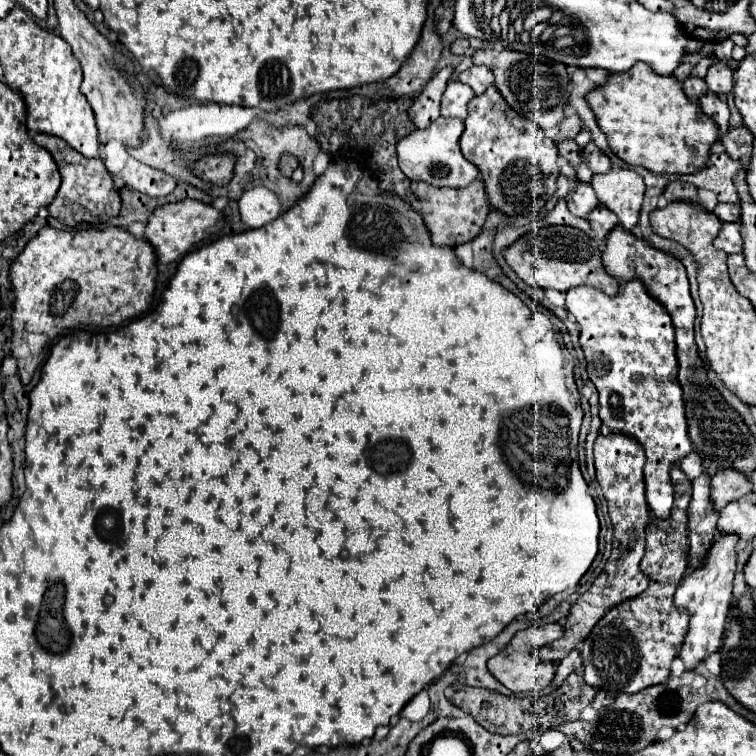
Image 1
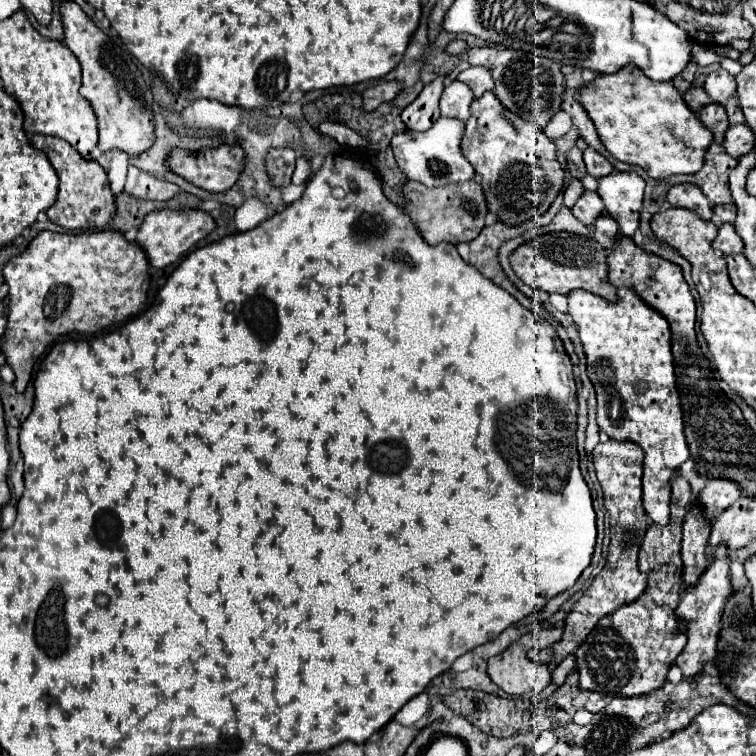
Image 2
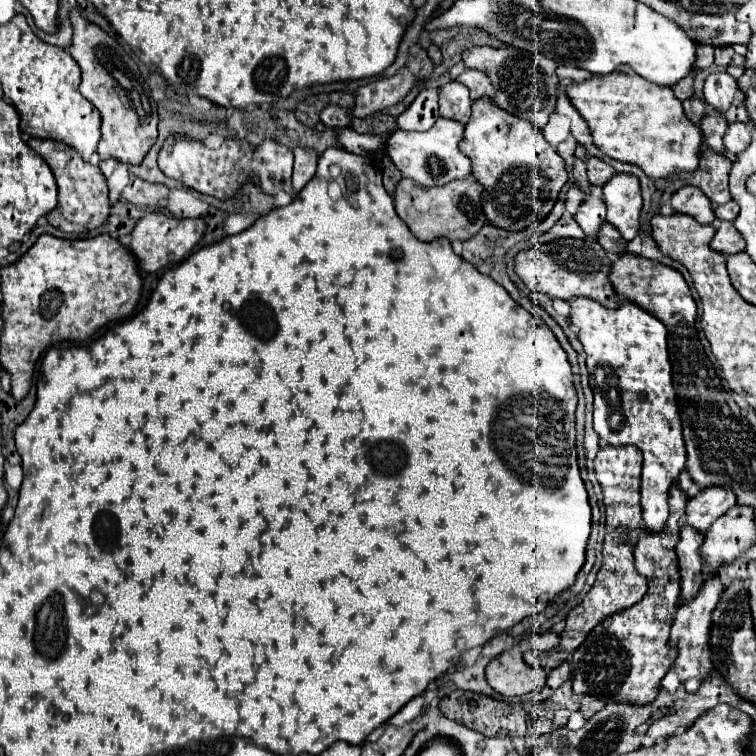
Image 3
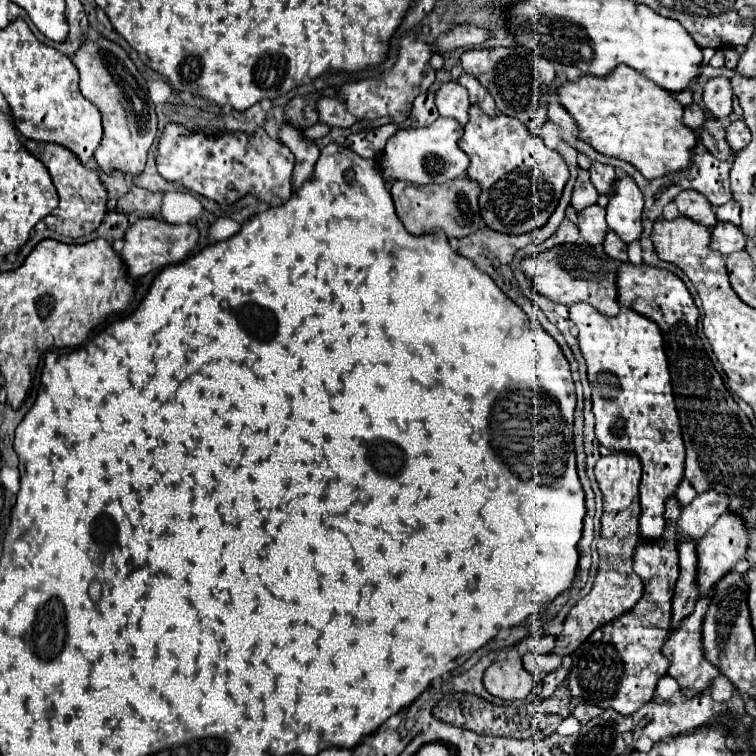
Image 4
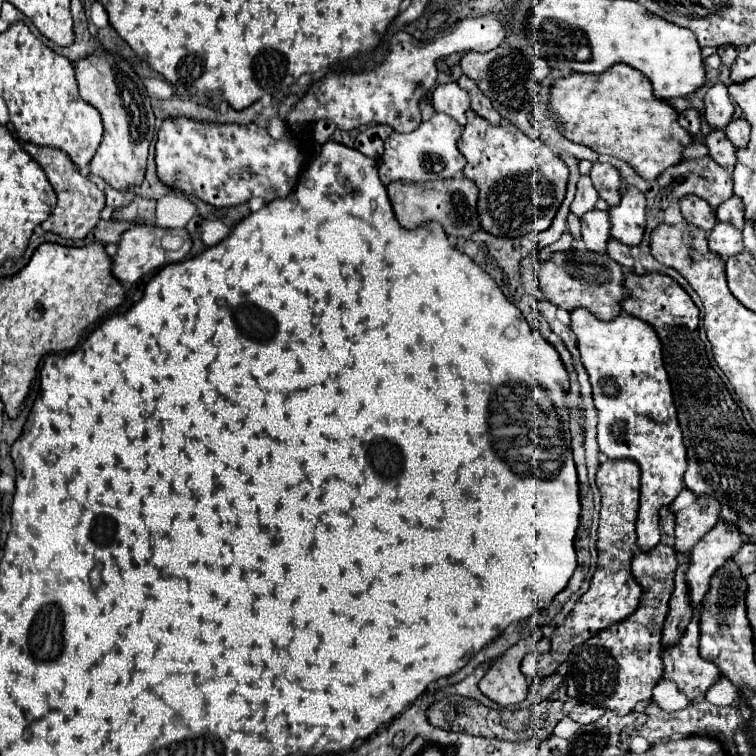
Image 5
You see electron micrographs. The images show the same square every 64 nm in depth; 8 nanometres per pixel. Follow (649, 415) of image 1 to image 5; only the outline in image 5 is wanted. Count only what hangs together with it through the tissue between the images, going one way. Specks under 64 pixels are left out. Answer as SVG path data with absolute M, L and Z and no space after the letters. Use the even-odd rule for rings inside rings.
M574 308L570 318L570 328L576 332L580 360L590 376L598 410L600 452L608 458L636 460L642 470L636 534L638 546L650 550L660 542L660 508L672 504L684 488L686 468L686 448L662 360L662 344L652 326L626 312L610 322L602 322L590 310Z

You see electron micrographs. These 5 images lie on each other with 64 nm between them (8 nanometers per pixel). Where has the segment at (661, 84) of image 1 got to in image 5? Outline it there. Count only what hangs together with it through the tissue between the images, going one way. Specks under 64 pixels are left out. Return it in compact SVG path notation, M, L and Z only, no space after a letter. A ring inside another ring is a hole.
M616 64L612 70L602 74L572 74L568 78L560 78L552 82L550 90L550 112L562 122L564 134L578 144L592 148L598 154L610 154L628 162L644 180L656 180L666 168L680 164L682 152L688 144L692 144L692 134L686 132L678 124L676 108L666 100L656 100L652 84L628 64Z

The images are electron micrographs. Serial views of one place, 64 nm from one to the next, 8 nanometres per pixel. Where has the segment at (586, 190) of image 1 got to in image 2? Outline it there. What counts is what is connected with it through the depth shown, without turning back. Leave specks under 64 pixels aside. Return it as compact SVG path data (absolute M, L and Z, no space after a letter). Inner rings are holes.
M582 192L578 202L572 208L572 214L582 220L586 226L592 226L592 220L604 212L604 204L596 192Z

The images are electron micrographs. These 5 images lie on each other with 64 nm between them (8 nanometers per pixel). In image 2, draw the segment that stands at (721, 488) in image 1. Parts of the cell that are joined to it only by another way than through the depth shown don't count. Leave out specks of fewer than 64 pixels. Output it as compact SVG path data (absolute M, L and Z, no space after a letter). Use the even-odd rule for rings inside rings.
M714 478L708 480L704 490L698 496L698 502L706 510L706 516L714 520L724 508L734 504L740 498L740 484L728 478Z

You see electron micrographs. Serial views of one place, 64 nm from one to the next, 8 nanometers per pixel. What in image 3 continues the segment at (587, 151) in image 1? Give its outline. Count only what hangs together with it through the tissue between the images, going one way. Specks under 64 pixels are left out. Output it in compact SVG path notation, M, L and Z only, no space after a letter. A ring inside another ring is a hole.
M586 156L586 164L588 164L588 180L590 180L592 184L602 186L602 184L606 184L606 182L612 178L612 174L614 174L614 168L612 168L610 164L602 162L602 160L596 158L596 156Z

